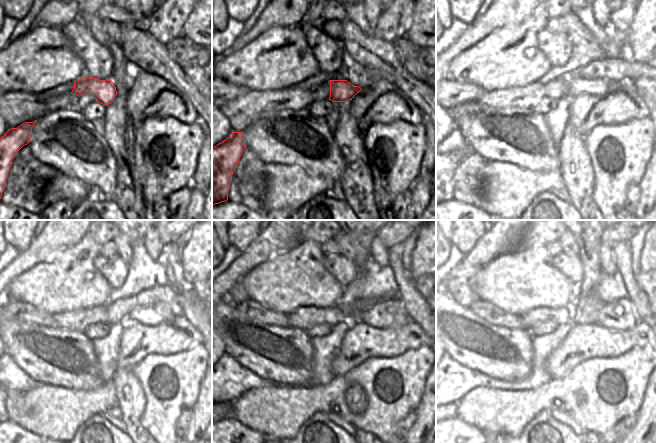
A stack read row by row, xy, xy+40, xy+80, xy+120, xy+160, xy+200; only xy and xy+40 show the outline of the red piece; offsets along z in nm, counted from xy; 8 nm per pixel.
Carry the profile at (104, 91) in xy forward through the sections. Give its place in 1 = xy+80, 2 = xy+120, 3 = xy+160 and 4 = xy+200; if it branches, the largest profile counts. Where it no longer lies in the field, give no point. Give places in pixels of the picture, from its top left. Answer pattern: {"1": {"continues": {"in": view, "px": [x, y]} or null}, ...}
{"1": {"continues": {"in": "xy+80", "px": [577, 87]}}, "2": {"continues": {"in": "xy+120", "px": [154, 314]}}, "3": {"continues": {"in": "xy+160", "px": [391, 313]}}, "4": {"continues": {"in": "xy+200", "px": [619, 315]}}}

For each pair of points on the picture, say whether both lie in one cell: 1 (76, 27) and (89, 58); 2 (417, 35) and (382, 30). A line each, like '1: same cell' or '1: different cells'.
1: same cell
2: different cells

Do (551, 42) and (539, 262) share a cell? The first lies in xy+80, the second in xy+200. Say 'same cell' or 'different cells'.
different cells

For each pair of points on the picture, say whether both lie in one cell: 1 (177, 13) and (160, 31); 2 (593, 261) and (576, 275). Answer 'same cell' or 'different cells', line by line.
1: same cell
2: different cells

